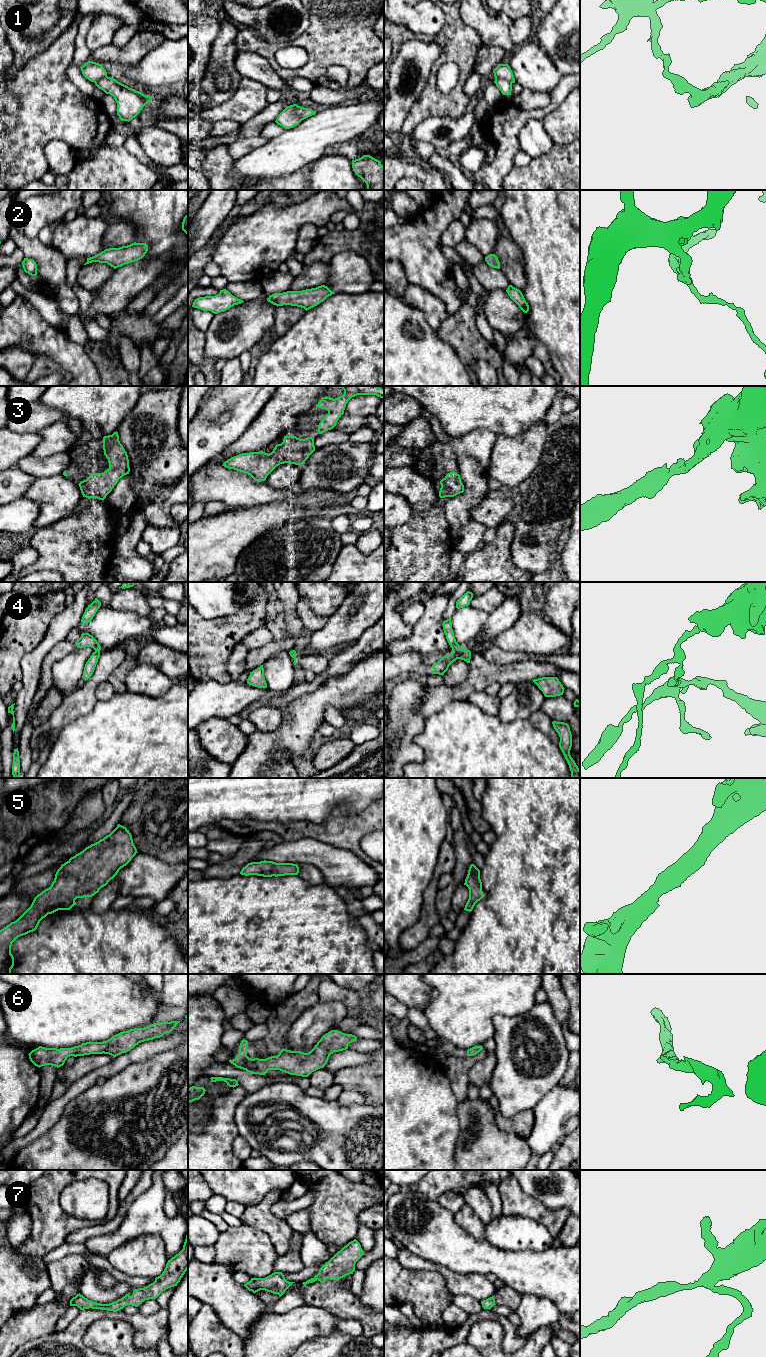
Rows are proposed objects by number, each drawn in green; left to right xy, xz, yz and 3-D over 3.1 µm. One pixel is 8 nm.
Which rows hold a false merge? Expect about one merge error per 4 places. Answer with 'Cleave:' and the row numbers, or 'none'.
Cleave: 1, 4

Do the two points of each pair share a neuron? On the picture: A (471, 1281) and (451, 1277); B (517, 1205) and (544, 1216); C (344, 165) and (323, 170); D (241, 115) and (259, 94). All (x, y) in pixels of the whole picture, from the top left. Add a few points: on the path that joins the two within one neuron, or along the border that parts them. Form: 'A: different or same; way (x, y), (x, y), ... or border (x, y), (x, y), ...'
A: same; way (466, 1281), (456, 1281)
B: same; way (524, 1205), (537, 1211)
C: same; way (339, 168), (337, 170), (328, 170)
D: same; way (243, 110), (254, 99)

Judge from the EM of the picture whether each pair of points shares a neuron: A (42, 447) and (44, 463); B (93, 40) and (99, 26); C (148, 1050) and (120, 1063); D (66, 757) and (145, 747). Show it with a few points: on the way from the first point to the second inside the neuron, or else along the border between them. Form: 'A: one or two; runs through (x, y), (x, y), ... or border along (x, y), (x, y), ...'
A: two; border along (66, 451), (41, 457), (30, 455)
B: one; runs through (96, 37), (99, 34), (99, 29)
C: one; runs through (141, 1052), (127, 1058)
D: one; runs through (86, 757), (125, 757)

